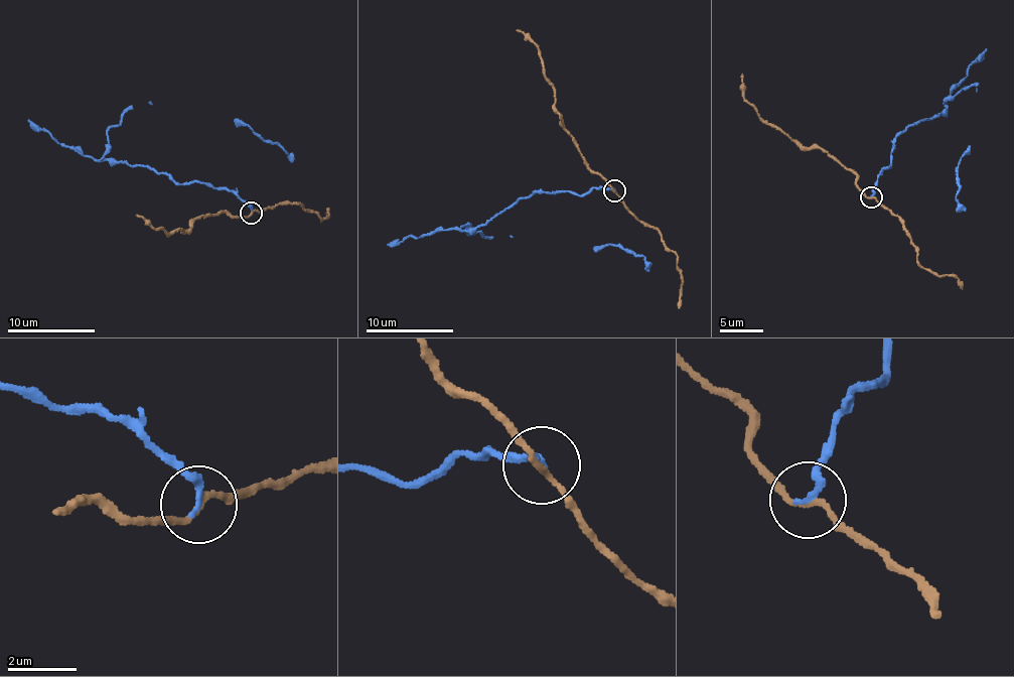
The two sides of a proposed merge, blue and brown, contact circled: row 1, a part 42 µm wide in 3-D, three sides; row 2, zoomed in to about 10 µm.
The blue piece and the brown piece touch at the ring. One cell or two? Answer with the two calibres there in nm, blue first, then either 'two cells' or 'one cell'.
calibres 220 and 150 nm; two cells

